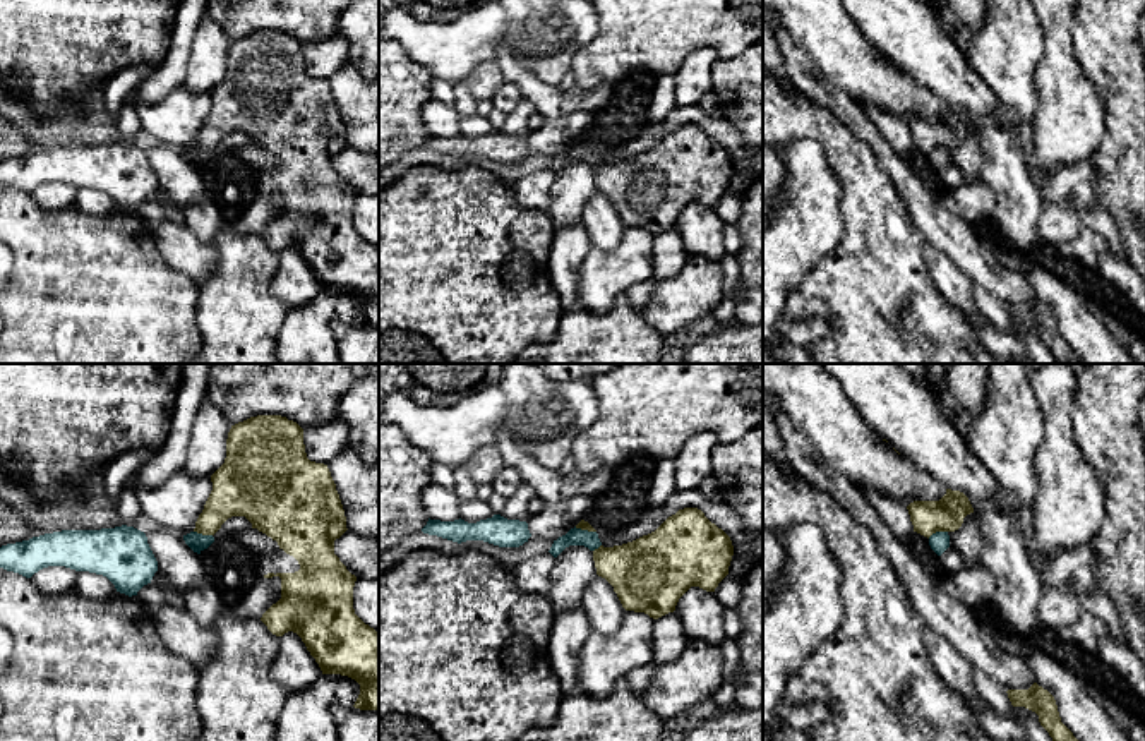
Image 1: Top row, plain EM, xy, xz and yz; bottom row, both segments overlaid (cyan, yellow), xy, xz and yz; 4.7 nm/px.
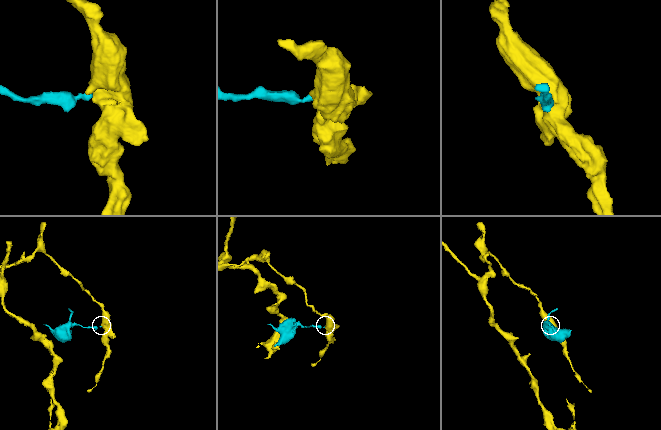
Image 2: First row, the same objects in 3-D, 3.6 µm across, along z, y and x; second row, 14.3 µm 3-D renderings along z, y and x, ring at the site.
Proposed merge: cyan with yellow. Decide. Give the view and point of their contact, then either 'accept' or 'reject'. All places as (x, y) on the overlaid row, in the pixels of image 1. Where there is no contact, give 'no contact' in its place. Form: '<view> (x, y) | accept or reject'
yz (936, 532) | reject

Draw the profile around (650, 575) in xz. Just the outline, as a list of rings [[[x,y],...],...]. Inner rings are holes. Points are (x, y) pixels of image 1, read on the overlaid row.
[[[684,508],[668,516],[655,532],[643,535],[632,542],[603,547],[593,551],[596,575],[605,578],[617,593],[626,611],[644,612],[658,619],[675,611],[679,599],[691,588],[699,587],[706,592],[715,592],[718,583],[728,575],[728,566],[734,556],[730,537],[711,523],[698,508]]]

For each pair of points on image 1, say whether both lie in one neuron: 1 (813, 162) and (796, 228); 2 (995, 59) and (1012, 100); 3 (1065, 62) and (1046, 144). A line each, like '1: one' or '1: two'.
1: one
2: one
3: one

